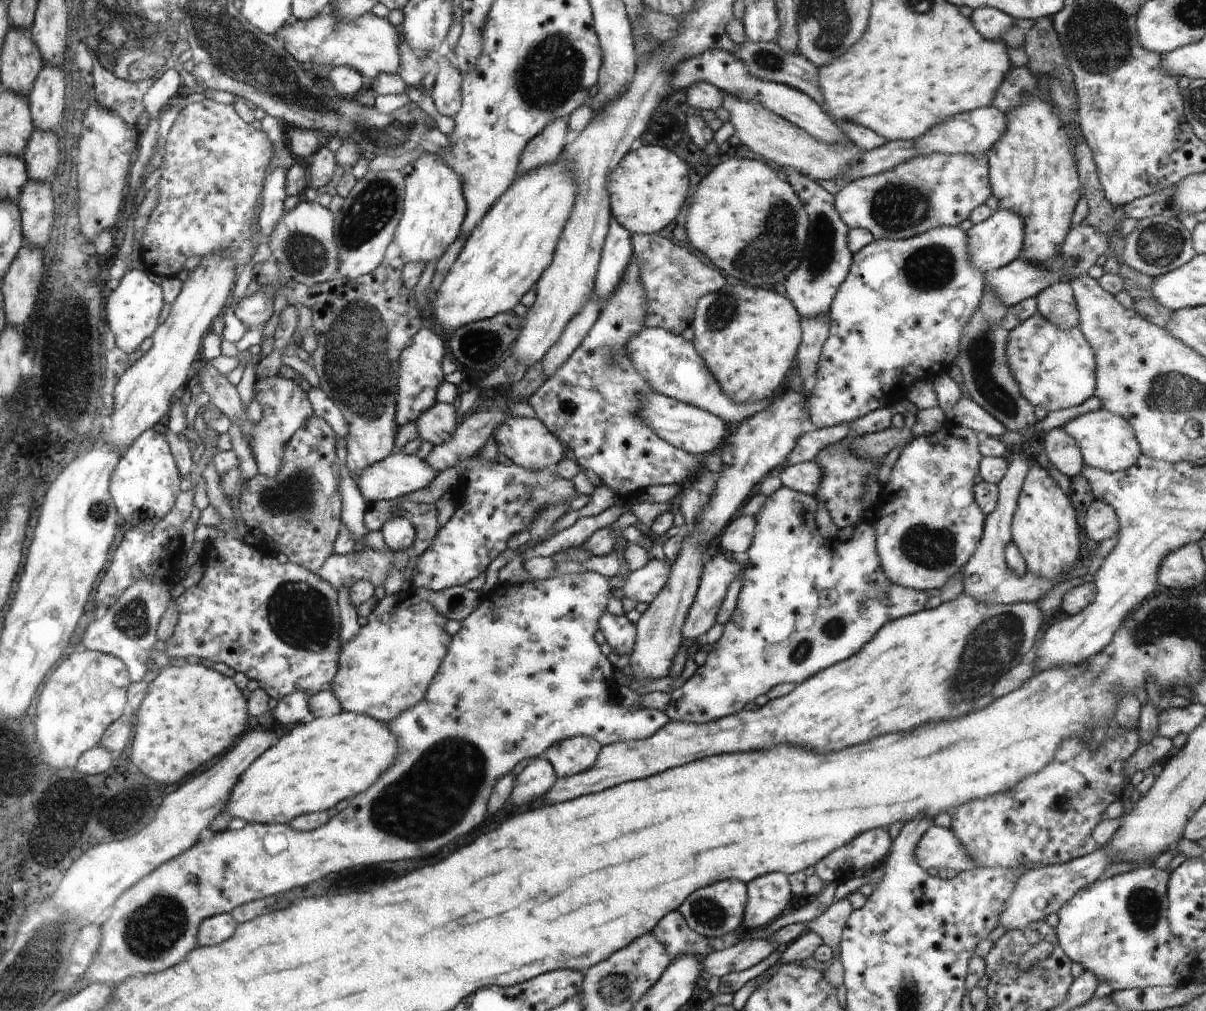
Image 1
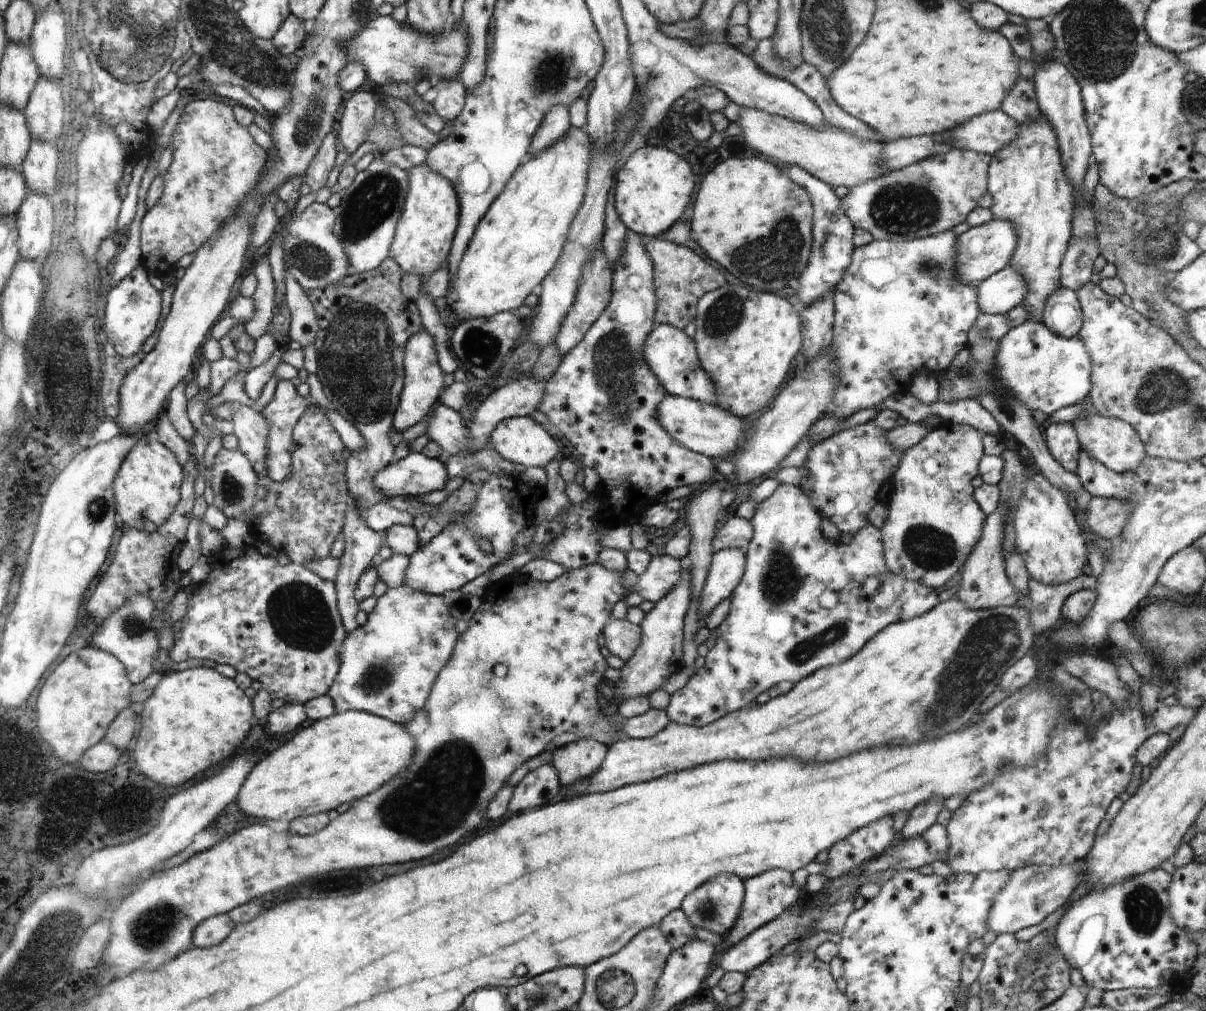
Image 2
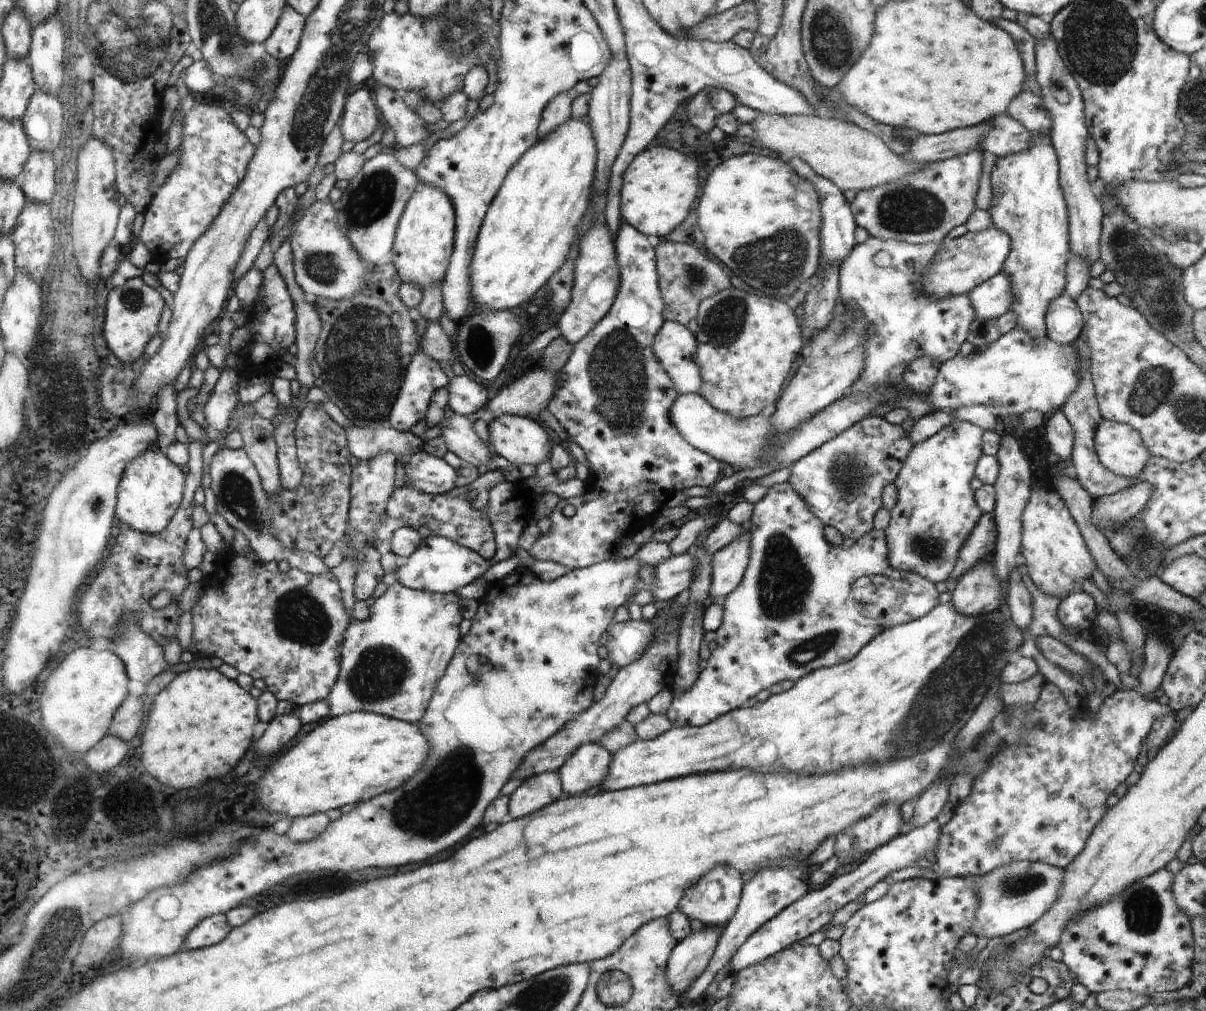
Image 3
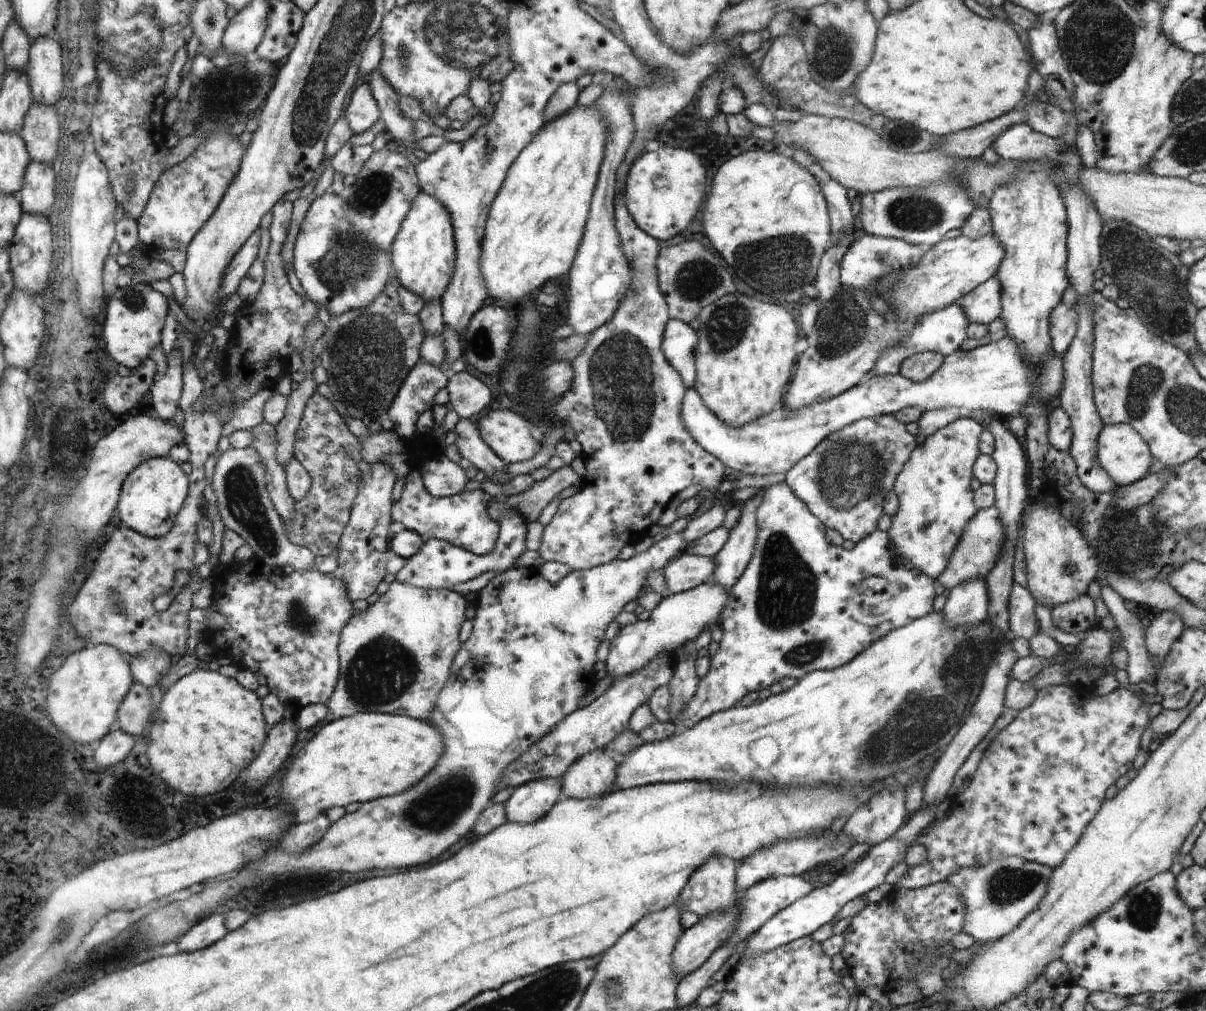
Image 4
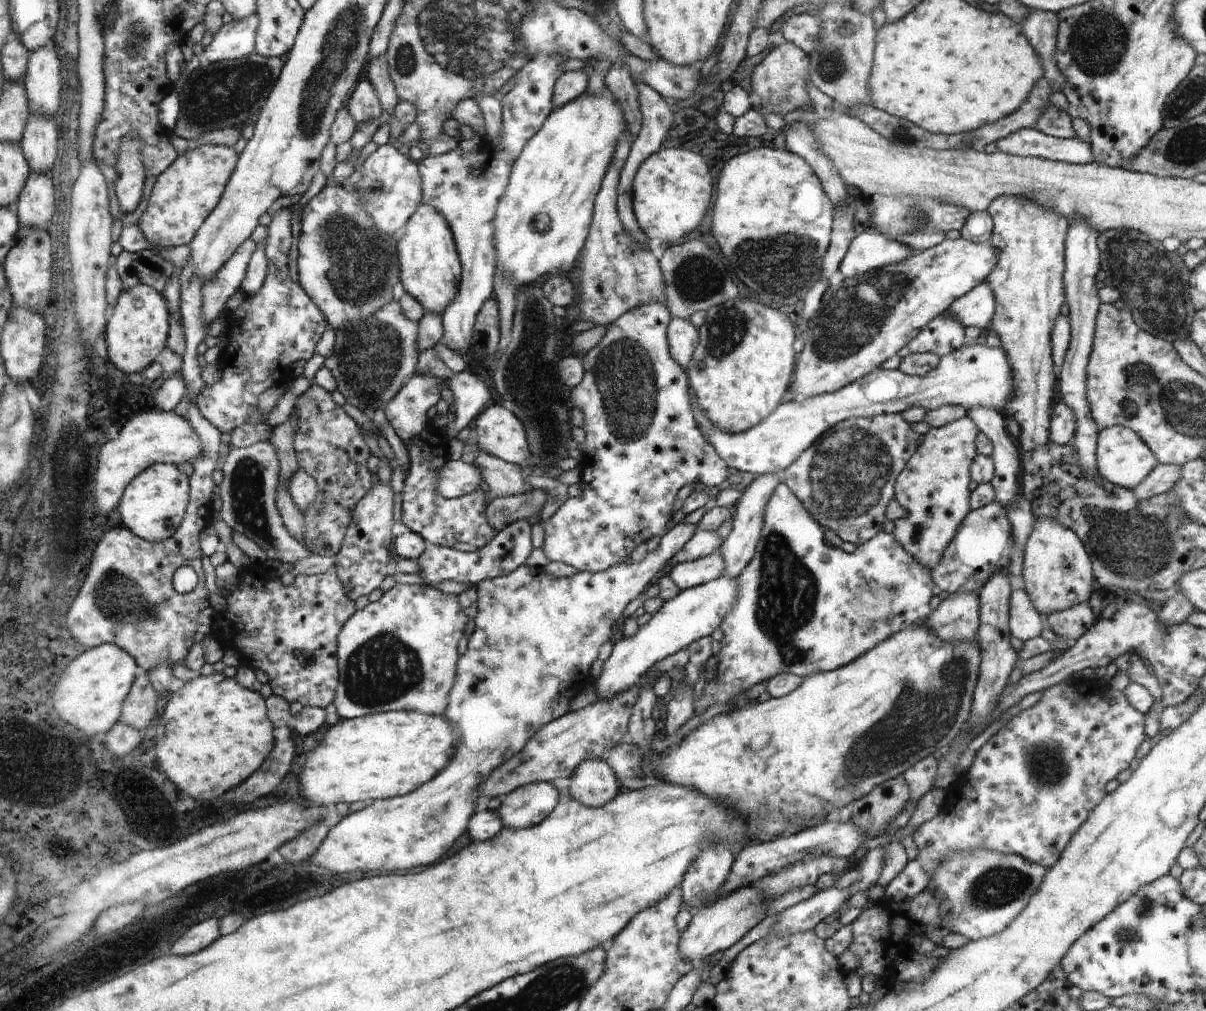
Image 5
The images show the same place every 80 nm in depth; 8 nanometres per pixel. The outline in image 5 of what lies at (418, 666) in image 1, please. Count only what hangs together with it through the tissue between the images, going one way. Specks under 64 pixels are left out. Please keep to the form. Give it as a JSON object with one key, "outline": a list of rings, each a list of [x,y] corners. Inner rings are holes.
{"outline":[[[426,582],[418,585],[396,583],[382,597],[355,610],[337,636],[339,670],[333,704],[341,719],[353,719],[388,711],[420,711],[443,715],[458,678],[458,642],[468,622],[456,595],[443,593]]]}

